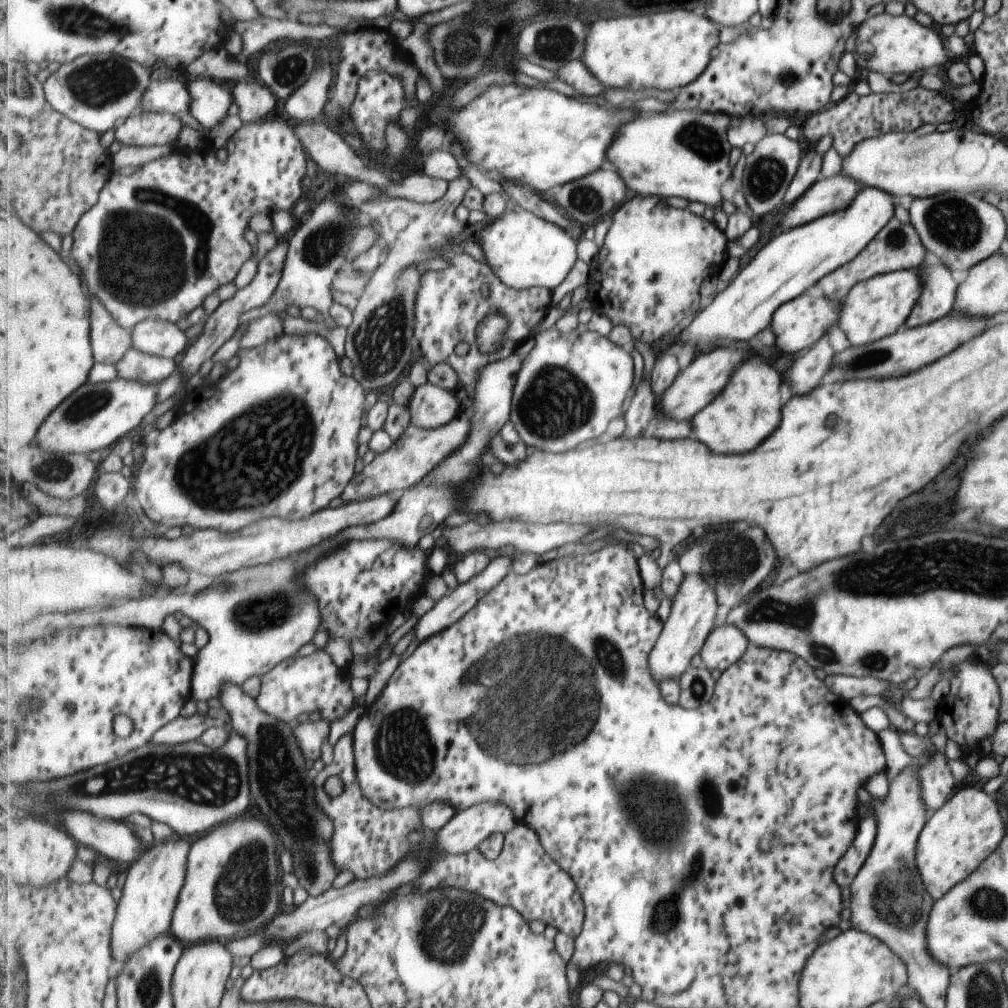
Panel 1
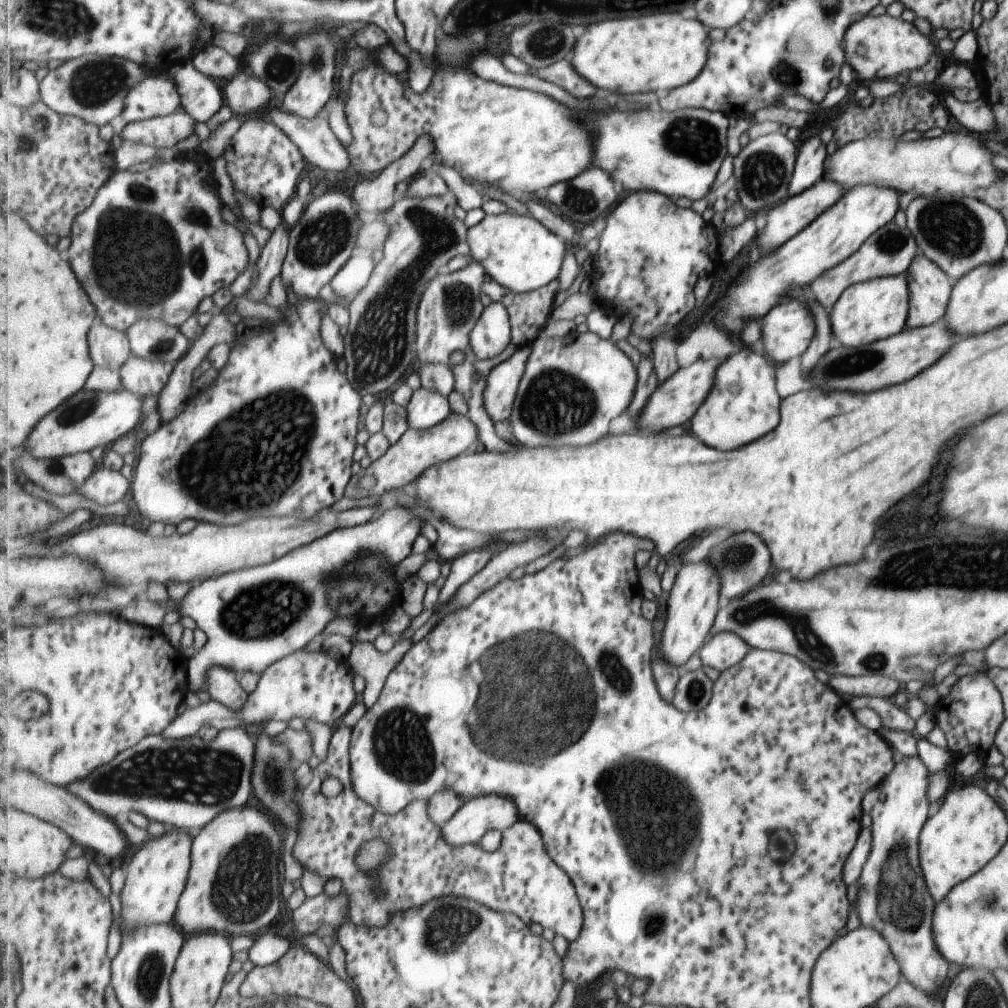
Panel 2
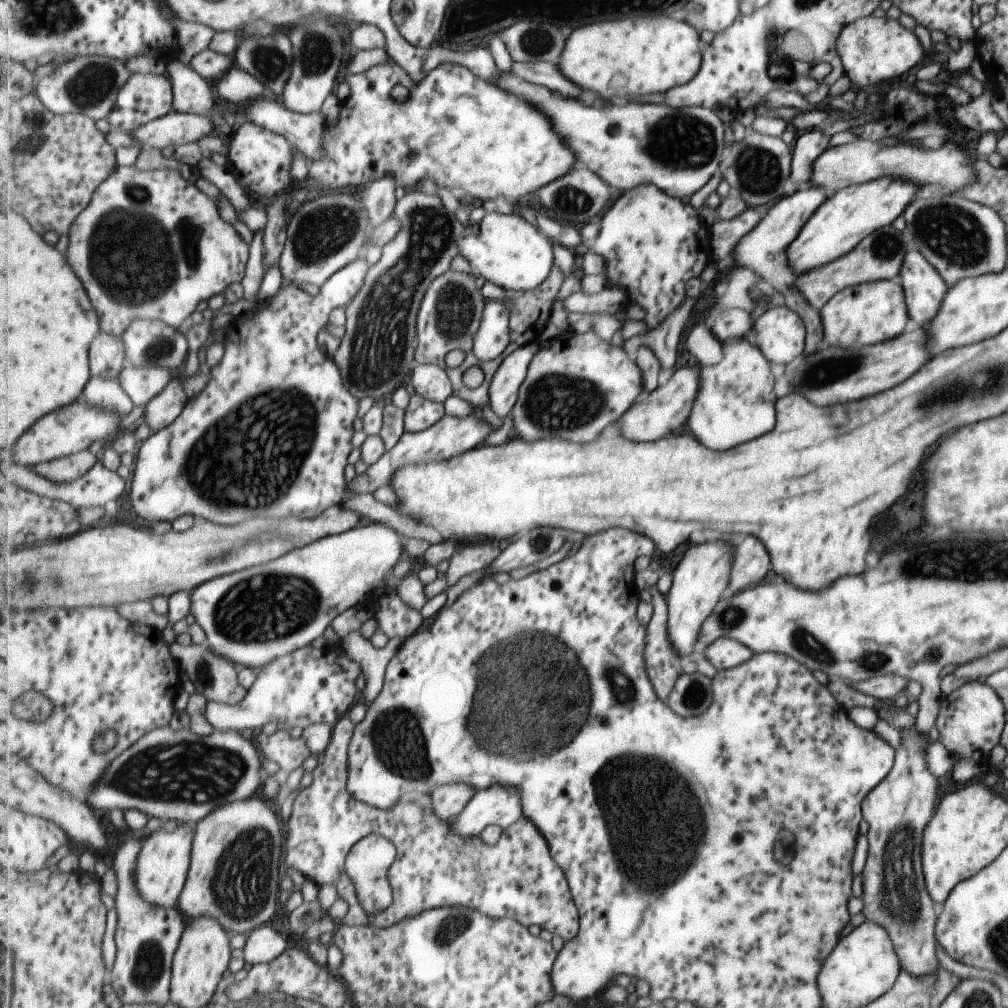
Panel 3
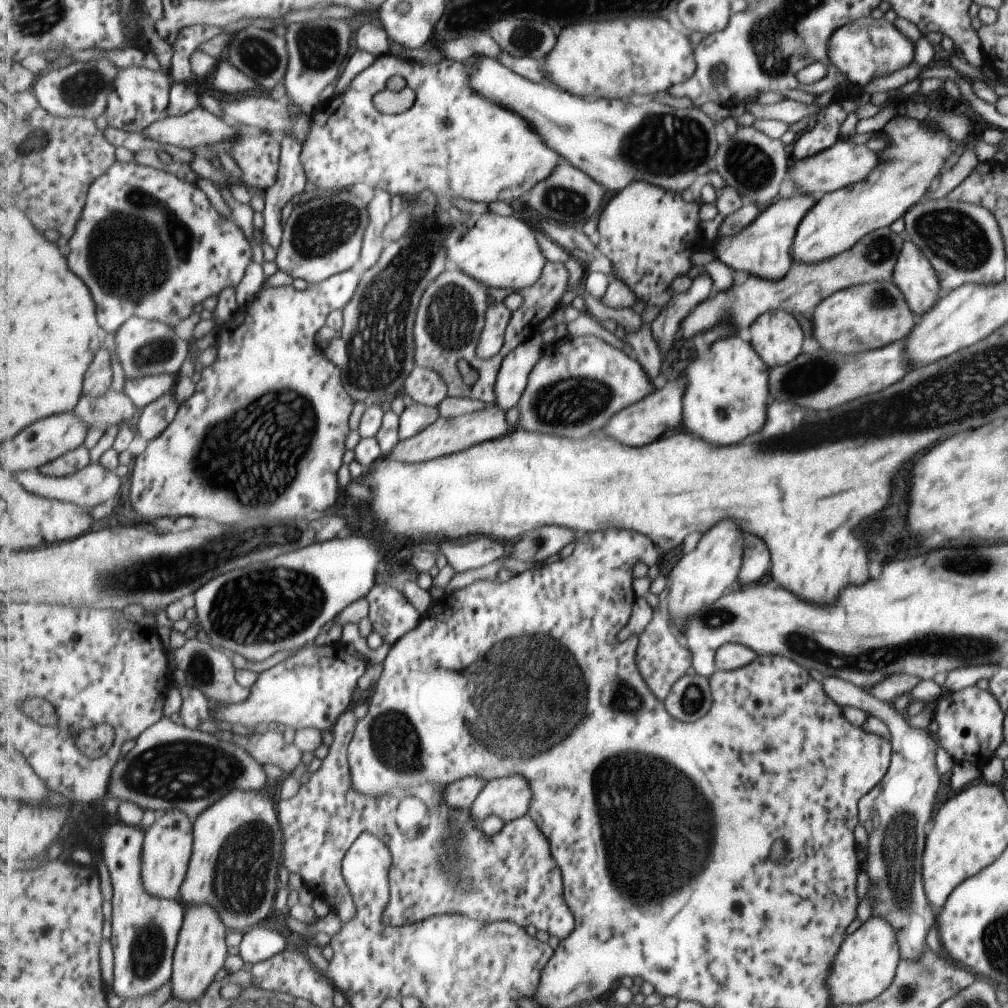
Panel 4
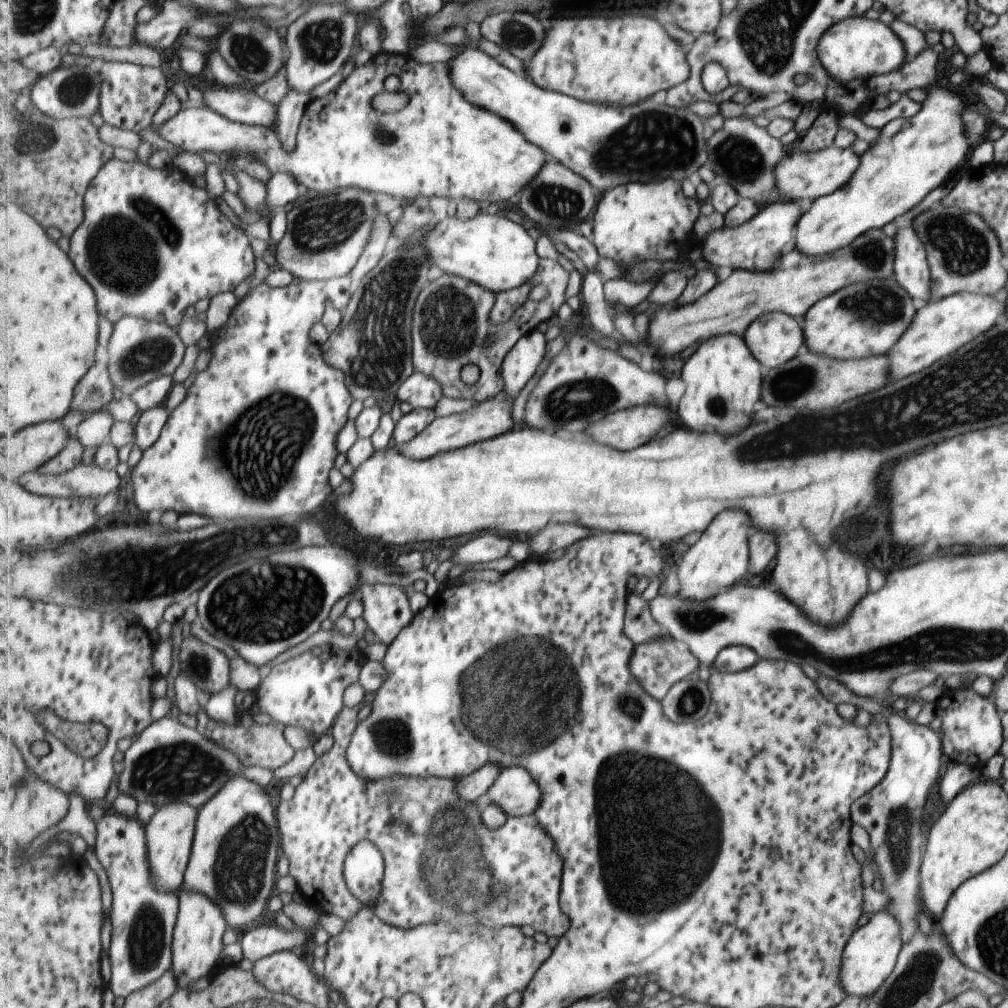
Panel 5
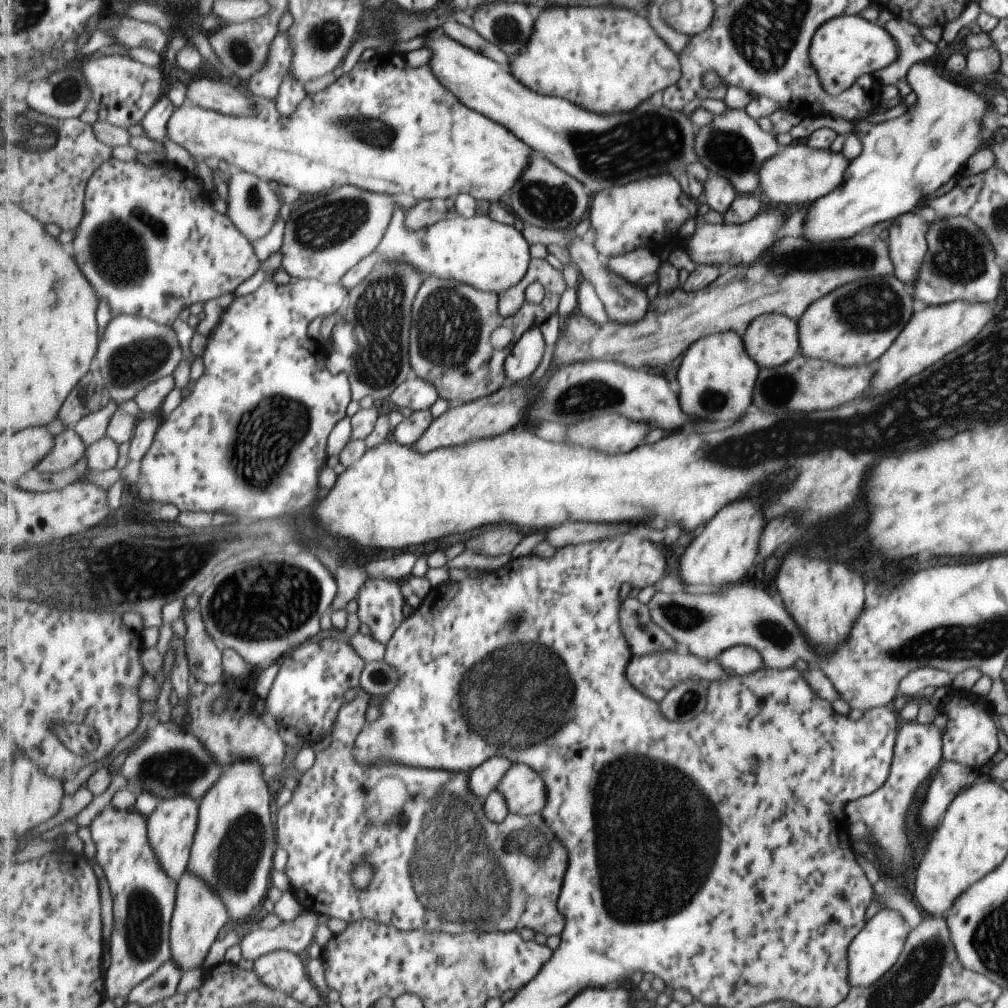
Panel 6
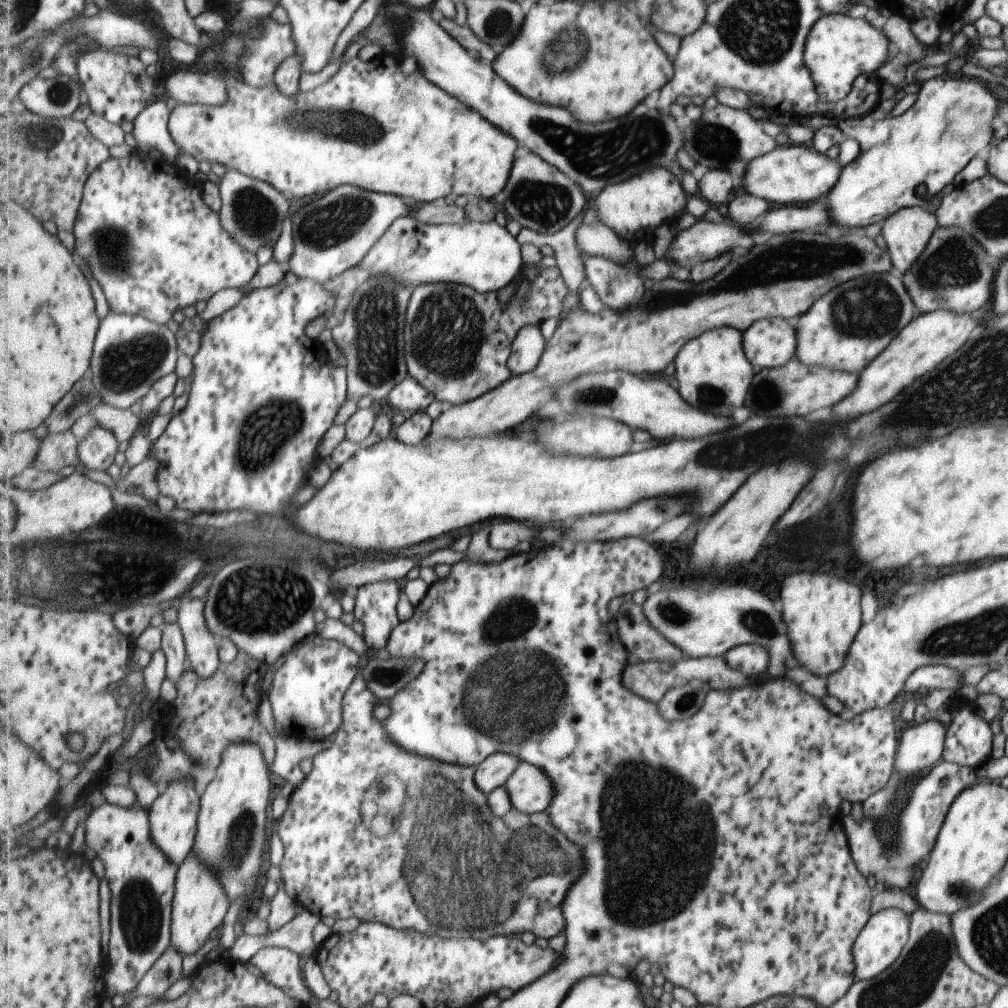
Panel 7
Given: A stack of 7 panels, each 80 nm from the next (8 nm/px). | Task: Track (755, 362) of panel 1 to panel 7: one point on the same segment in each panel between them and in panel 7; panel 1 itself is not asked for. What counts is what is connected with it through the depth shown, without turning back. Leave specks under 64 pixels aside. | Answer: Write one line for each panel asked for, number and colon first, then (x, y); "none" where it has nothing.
2: (742, 405)
3: (734, 404)
4: (724, 399)
5: (721, 377)
6: (716, 377)
7: (713, 374)

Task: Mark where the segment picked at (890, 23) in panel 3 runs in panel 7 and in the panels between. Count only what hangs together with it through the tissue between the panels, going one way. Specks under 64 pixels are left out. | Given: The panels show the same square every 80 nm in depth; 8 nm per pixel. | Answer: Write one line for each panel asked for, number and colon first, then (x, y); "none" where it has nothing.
4: (865, 48)
5: (856, 47)
6: (843, 48)
7: (838, 49)

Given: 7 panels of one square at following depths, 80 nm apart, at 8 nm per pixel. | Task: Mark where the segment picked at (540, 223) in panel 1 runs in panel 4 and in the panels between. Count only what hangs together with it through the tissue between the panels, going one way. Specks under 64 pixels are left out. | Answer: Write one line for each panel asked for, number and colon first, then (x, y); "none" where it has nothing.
2: (518, 252)
3: (506, 250)
4: (501, 252)

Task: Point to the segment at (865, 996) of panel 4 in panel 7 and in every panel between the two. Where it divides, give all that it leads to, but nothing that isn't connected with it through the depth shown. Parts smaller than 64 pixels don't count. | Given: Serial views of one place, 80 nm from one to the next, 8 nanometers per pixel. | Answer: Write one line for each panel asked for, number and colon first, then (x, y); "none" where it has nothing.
5: (869, 956)
6: (875, 948)
7: (876, 948)

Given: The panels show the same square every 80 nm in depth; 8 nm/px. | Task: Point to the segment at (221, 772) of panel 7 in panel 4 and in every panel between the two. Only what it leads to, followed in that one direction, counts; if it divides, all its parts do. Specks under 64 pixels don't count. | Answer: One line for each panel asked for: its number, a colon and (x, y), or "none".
4: (238, 841)
5: (234, 861)
6: (234, 846)

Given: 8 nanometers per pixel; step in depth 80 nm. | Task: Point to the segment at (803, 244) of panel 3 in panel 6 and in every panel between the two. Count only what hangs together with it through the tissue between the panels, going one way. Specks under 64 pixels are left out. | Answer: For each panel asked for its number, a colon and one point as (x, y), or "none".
4: (913, 155)
5: (911, 156)
6: (902, 159)

